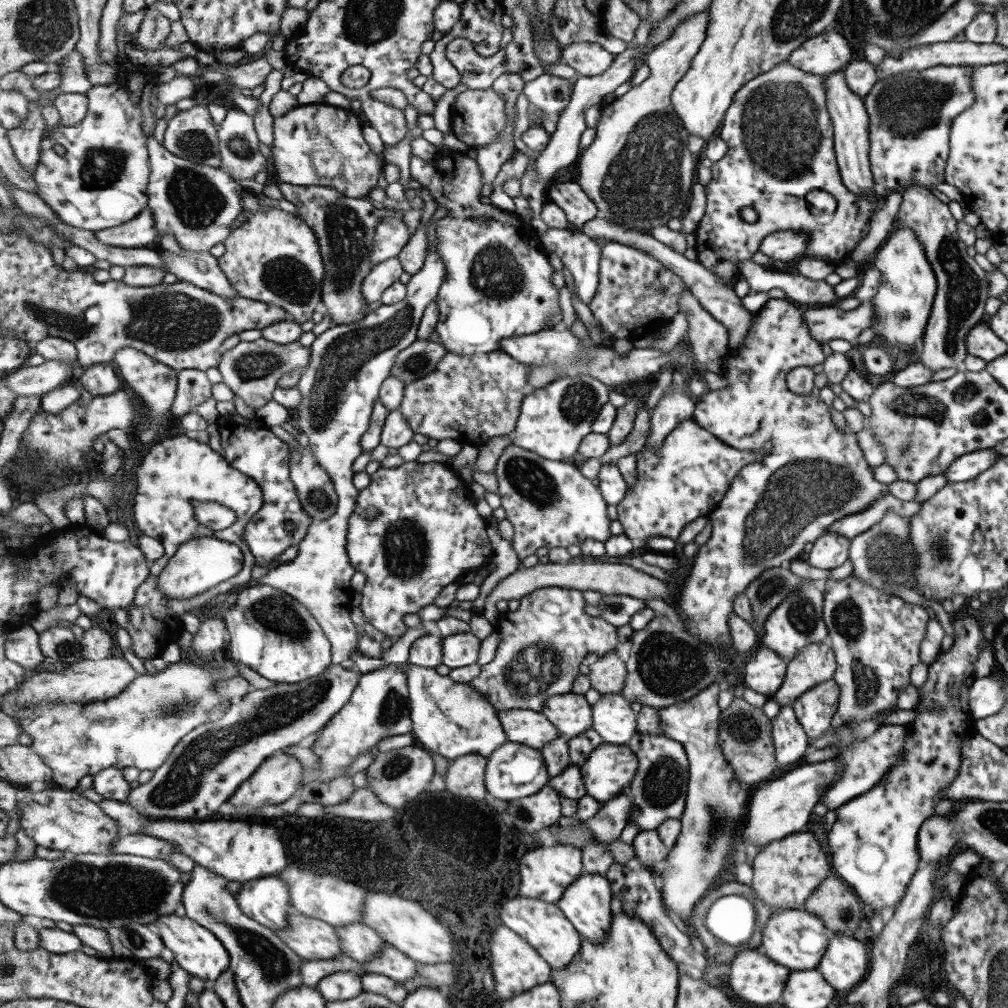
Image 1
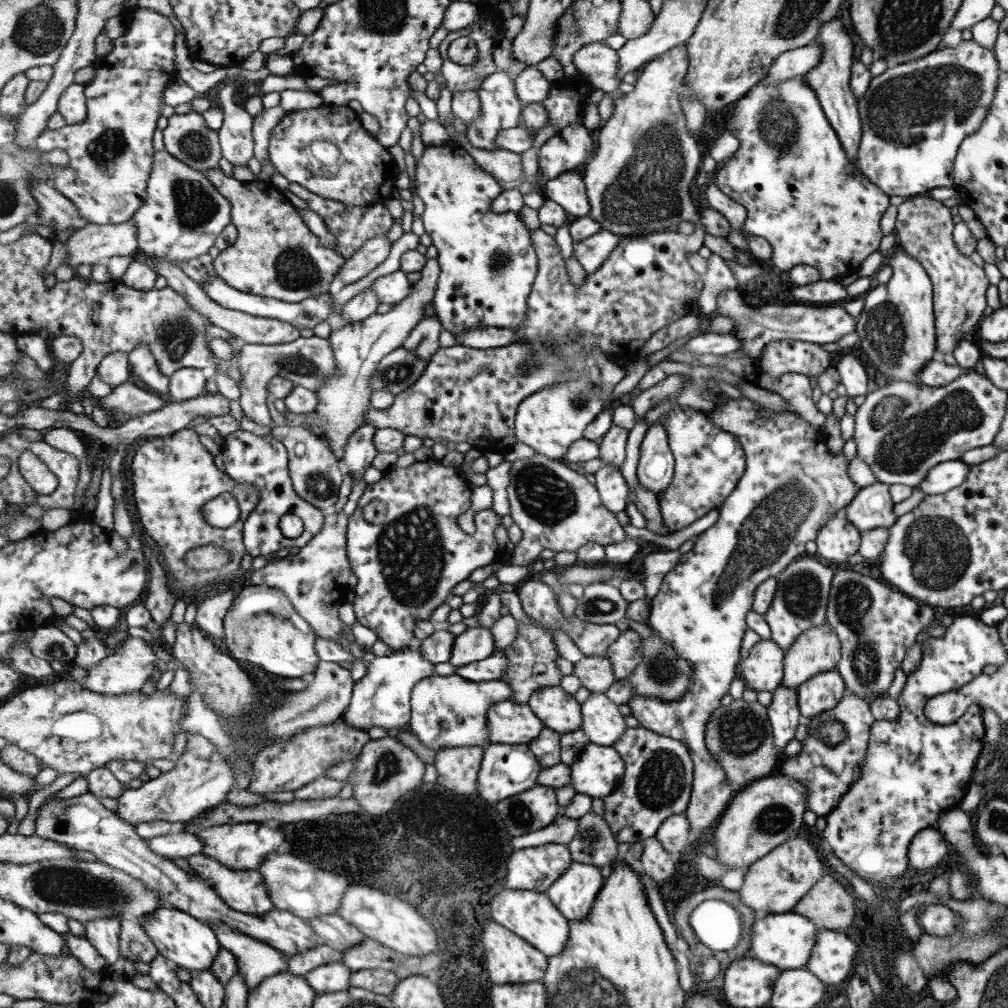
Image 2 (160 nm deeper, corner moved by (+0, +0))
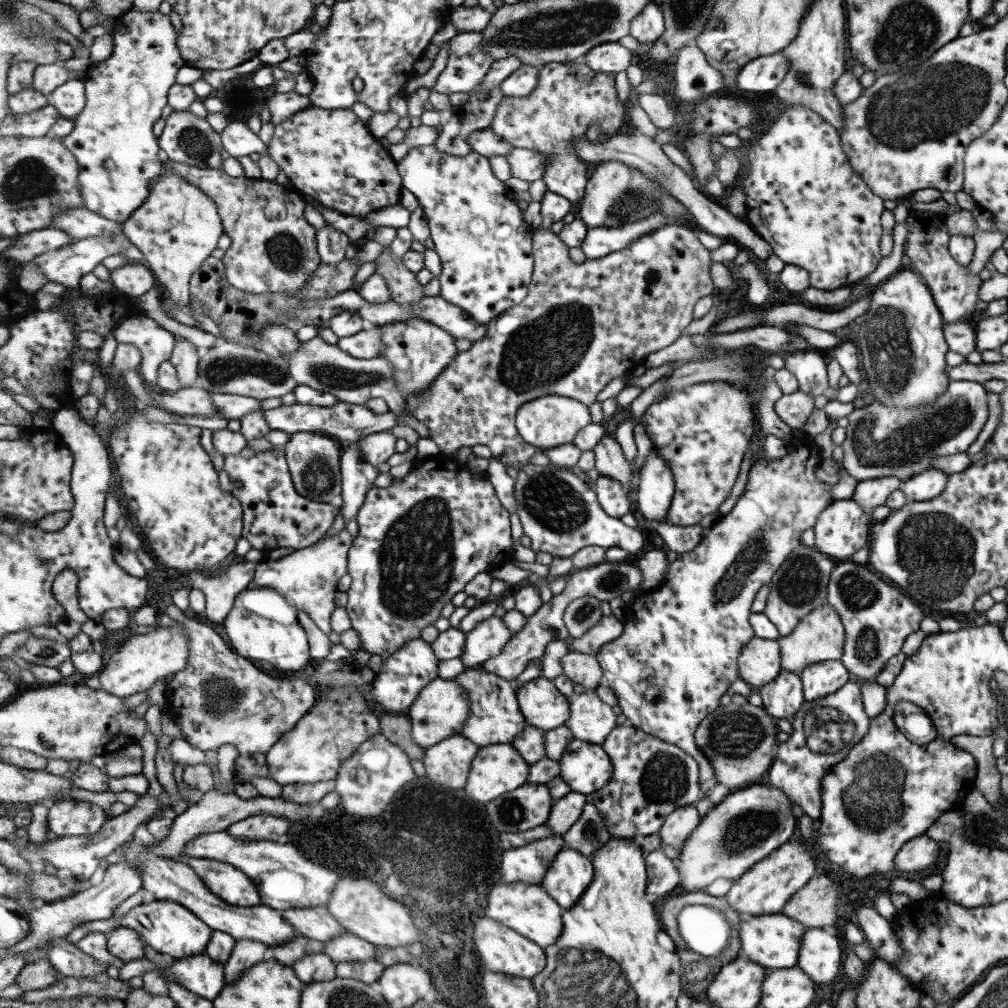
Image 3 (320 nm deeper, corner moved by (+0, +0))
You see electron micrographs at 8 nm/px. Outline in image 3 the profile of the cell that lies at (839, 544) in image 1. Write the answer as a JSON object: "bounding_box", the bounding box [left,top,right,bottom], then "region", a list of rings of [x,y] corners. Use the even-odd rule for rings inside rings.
{"bounding_box":[812,500,871,562],"region":[[[853,500],[833,501],[820,515],[817,515],[812,526],[814,532],[813,548],[836,562],[848,560],[853,552],[857,552],[859,548],[867,547],[870,525],[871,522],[868,522],[866,515],[861,512],[861,508]]]}

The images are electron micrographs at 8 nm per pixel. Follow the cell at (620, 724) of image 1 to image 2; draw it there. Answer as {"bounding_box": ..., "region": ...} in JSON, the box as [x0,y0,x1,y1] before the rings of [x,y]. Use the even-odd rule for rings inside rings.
{"bounding_box":[582,693,629,746],"region":[[[590,693],[582,706],[582,729],[589,735],[592,743],[613,746],[629,728],[625,716],[619,712],[619,704],[613,702],[606,693]]]}

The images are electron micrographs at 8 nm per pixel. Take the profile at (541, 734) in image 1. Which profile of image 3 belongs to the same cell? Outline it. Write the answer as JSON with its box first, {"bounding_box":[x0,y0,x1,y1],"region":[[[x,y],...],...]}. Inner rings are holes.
{"bounding_box":[453,668,528,747],"region":[[[466,668],[453,678],[468,690],[471,698],[471,717],[464,726],[463,734],[481,747],[489,745],[512,743],[528,728],[528,719],[520,709],[520,701],[513,682],[501,675],[480,670],[480,668]]]}

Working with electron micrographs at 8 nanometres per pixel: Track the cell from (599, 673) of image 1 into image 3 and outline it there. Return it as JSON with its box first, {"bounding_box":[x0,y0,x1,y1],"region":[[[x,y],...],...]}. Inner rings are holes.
{"bounding_box":[562,650,605,690],"region":[[[572,650],[562,658],[562,665],[564,674],[585,688],[595,690],[599,685],[605,684],[604,667],[595,654]]]}

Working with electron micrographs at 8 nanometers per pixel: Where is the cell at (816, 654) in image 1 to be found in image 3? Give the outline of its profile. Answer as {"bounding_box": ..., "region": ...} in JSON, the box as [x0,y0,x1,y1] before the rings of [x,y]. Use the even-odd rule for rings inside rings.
{"bounding_box":[776,602,844,674],"region":[[[825,602],[797,621],[791,633],[776,640],[780,646],[780,666],[799,674],[801,669],[817,661],[837,660],[844,646],[844,628],[833,608]]]}

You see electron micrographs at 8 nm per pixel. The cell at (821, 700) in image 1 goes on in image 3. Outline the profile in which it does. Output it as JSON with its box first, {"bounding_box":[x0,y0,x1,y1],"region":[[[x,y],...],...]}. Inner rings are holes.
{"bounding_box":[798,659,851,702],"region":[[[840,659],[814,662],[801,669],[798,675],[802,682],[803,698],[811,702],[833,694],[851,680],[851,674]]]}

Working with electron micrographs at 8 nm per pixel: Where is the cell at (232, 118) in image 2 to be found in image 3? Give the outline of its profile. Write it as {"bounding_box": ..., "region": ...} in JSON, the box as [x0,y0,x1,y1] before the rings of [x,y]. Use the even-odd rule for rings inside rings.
{"bounding_box":[222,121,269,159],"region":[[[231,121],[230,125],[222,132],[224,150],[236,159],[248,157],[251,154],[269,154],[268,143],[261,140],[260,135],[251,132],[247,123]]]}

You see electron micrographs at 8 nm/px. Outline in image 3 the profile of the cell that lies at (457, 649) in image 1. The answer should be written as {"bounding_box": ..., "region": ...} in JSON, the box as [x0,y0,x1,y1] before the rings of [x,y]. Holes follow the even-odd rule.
{"bounding_box":[460,614,513,668],"region":[[[493,614],[467,633],[467,645],[460,657],[461,661],[465,668],[478,668],[488,660],[500,656],[513,637],[504,617]]]}

